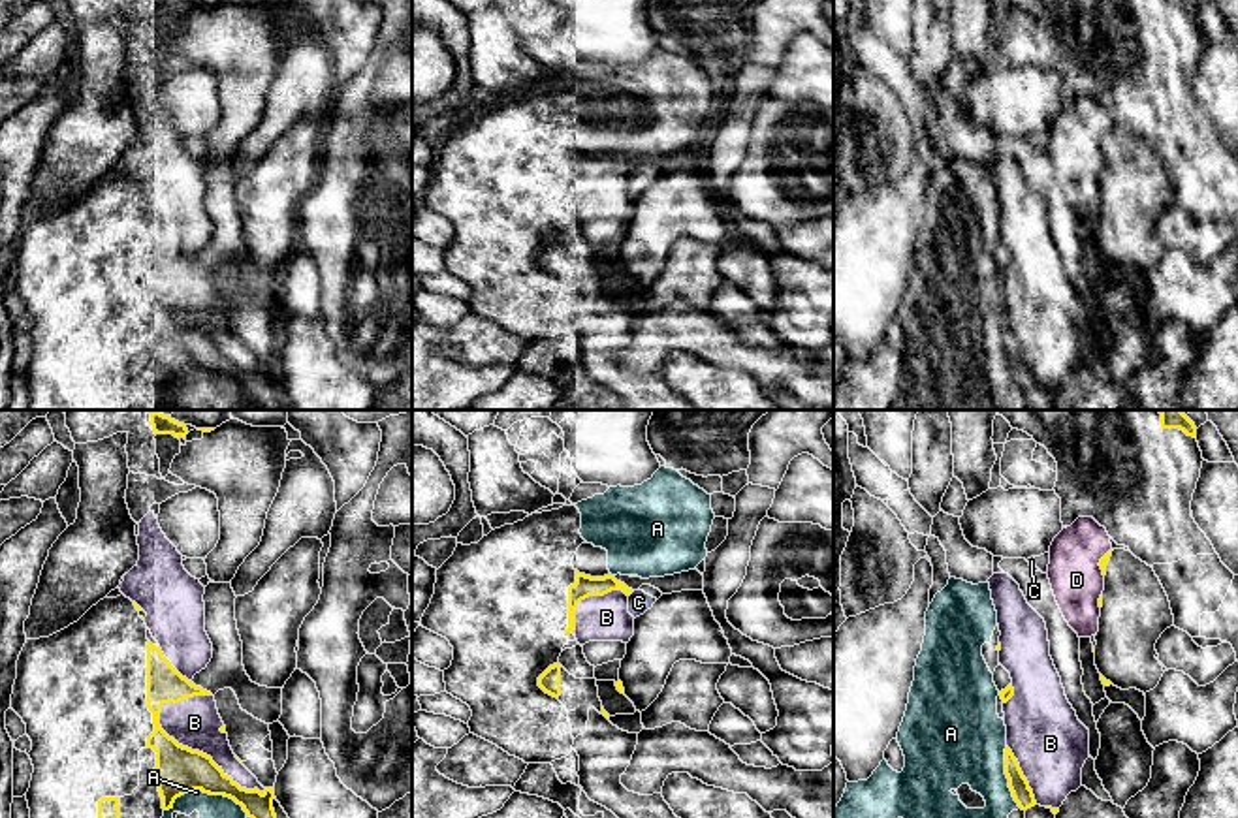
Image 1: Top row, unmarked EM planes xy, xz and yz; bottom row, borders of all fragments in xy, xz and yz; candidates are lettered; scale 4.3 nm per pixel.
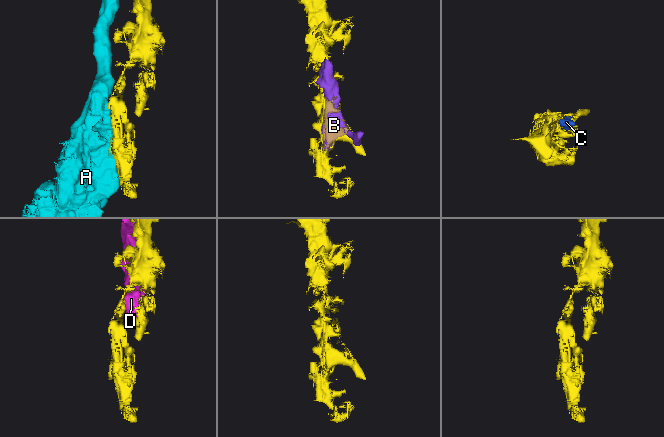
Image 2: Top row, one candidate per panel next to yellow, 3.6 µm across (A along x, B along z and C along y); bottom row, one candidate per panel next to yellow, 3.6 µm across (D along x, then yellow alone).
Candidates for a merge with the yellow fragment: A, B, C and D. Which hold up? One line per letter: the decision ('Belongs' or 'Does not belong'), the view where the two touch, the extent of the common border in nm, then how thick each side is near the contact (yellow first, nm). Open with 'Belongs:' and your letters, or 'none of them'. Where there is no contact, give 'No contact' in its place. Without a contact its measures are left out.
Belongs: none of them
A: Does not belong. Touches yellow in xy. Shared border 360 nm. Thickness 200 nm (yellow) against 160 nm
B: Does not belong. Touches yellow in xy. Shared border 600 nm. Thickness 200 nm (yellow) against 220 nm
C: Does not belong. Touches yellow in xz. Shared border 40 nm. Thickness 90 nm (yellow) against 100 nm
D: Does not belong. Touches yellow in yz. Shared border 110 nm. Thickness 40 nm (yellow) against 220 nm

